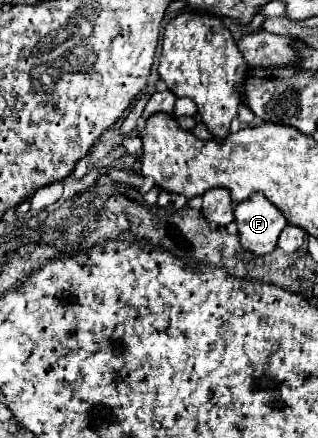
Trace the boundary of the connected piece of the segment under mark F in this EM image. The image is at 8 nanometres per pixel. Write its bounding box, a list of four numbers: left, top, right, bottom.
[234,194,288,256]

